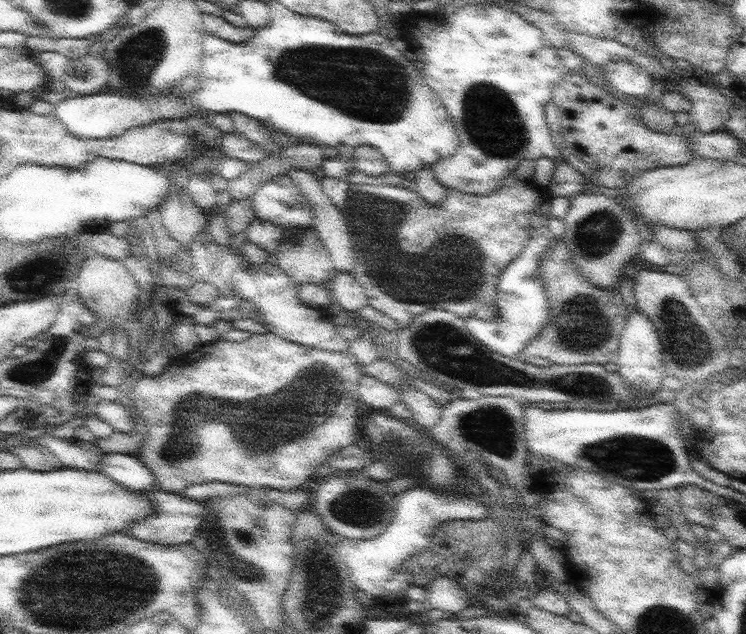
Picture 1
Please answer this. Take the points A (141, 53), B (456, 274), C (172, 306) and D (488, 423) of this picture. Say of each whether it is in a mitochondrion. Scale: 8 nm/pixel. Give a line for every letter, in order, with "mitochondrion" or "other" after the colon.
A: mitochondrion
B: mitochondrion
C: other
D: mitochondrion

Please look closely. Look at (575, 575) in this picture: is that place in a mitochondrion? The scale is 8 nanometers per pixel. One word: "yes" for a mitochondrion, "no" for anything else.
no

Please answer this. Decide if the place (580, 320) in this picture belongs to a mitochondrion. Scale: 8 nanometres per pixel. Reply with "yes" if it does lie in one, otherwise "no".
yes

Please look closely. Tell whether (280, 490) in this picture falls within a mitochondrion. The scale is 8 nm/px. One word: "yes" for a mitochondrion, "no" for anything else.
no

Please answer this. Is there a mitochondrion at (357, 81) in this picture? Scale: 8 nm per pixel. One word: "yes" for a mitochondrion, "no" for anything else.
yes

